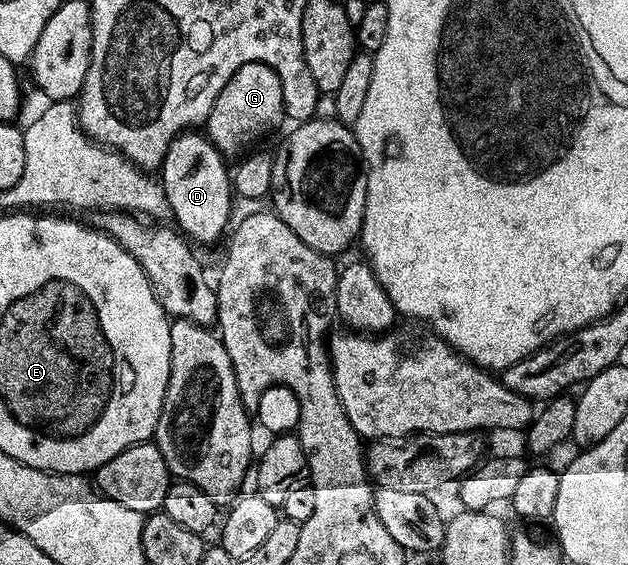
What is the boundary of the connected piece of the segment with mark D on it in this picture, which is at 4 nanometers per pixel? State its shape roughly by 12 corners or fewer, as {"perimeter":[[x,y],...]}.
{"perimeter":[[202,132],[168,144],[160,181],[177,229],[231,225],[227,159]]}

